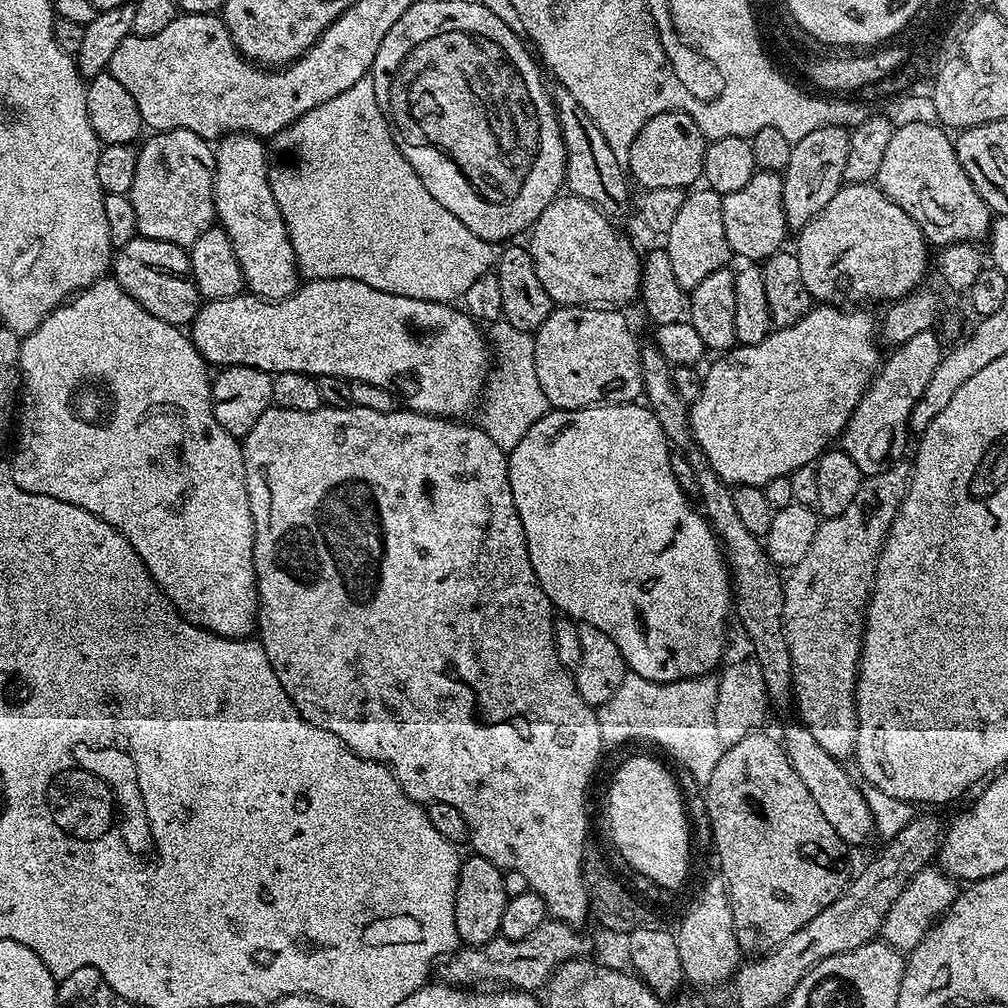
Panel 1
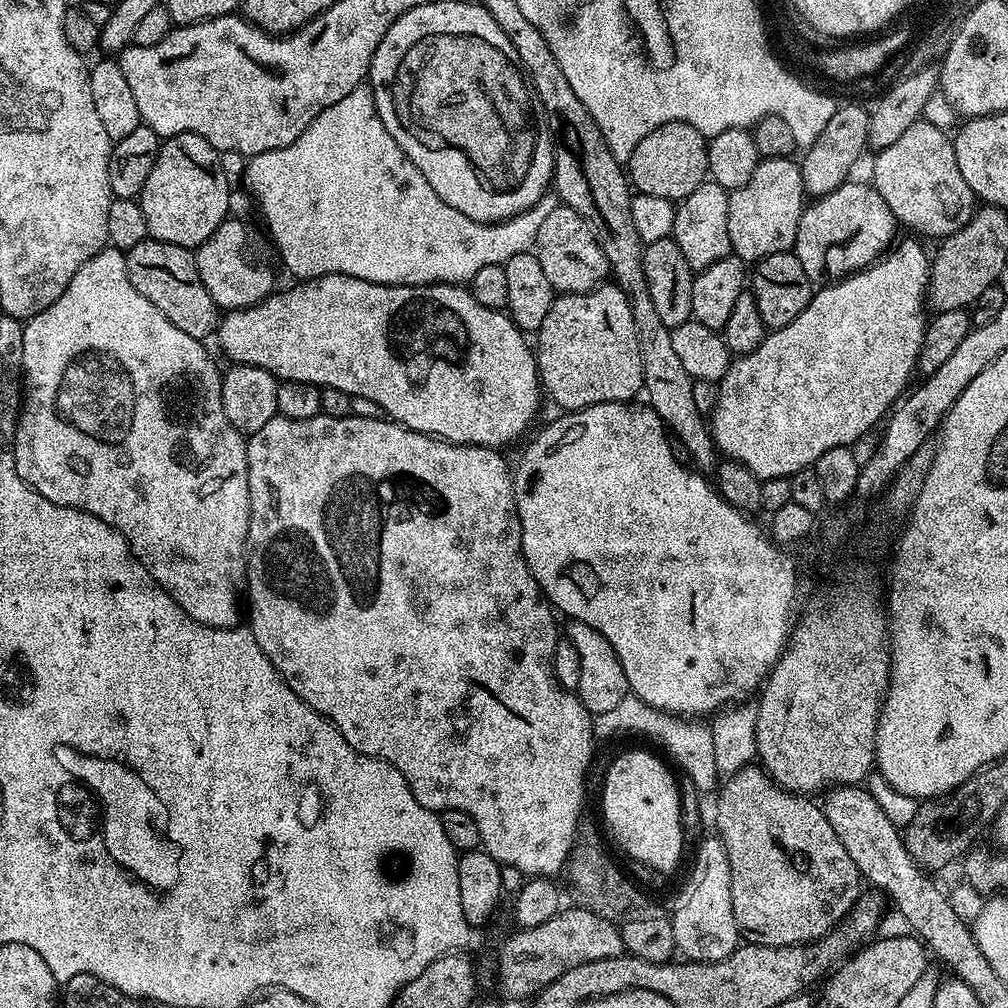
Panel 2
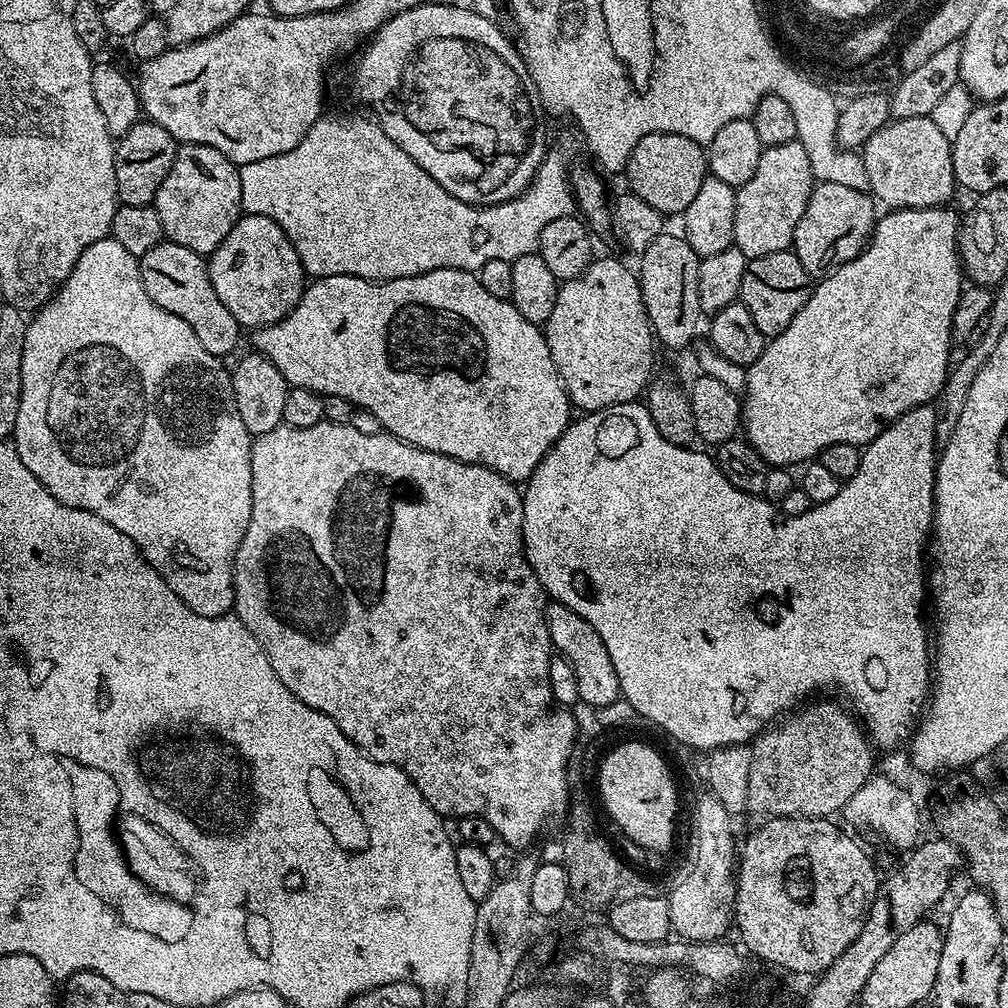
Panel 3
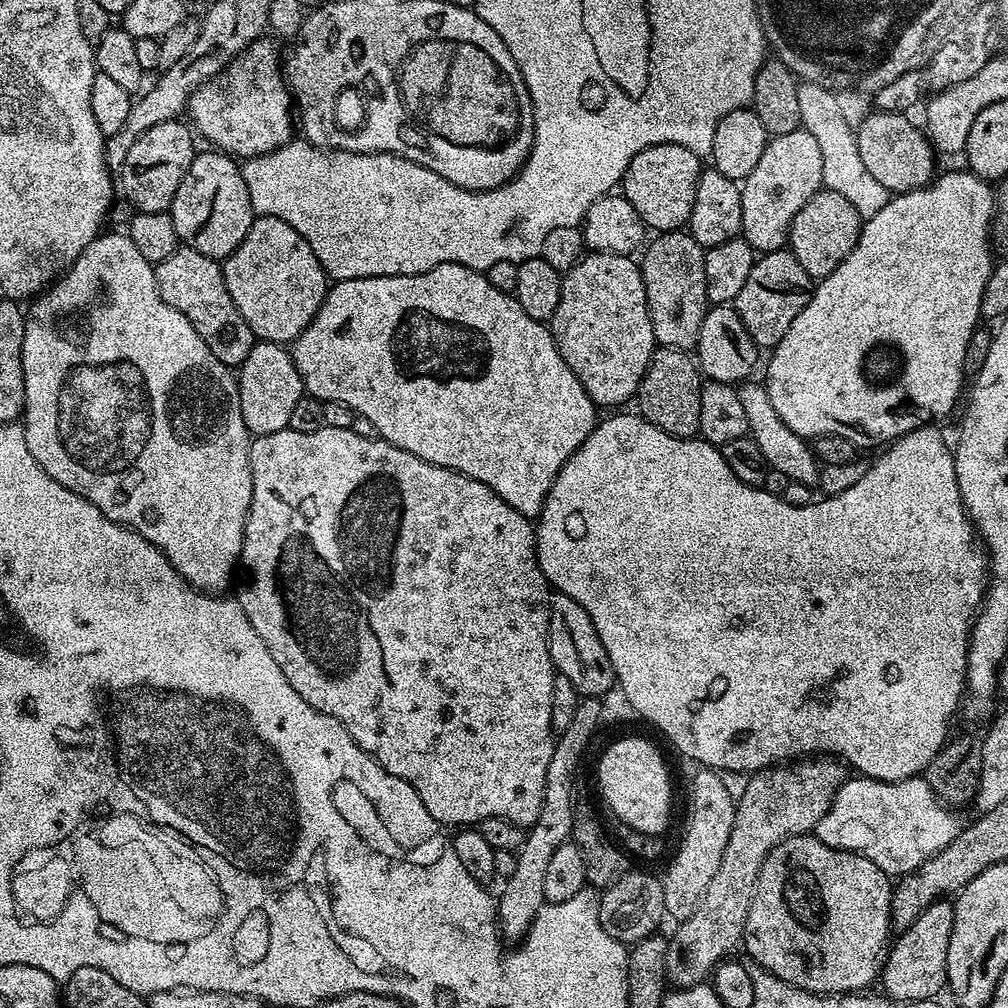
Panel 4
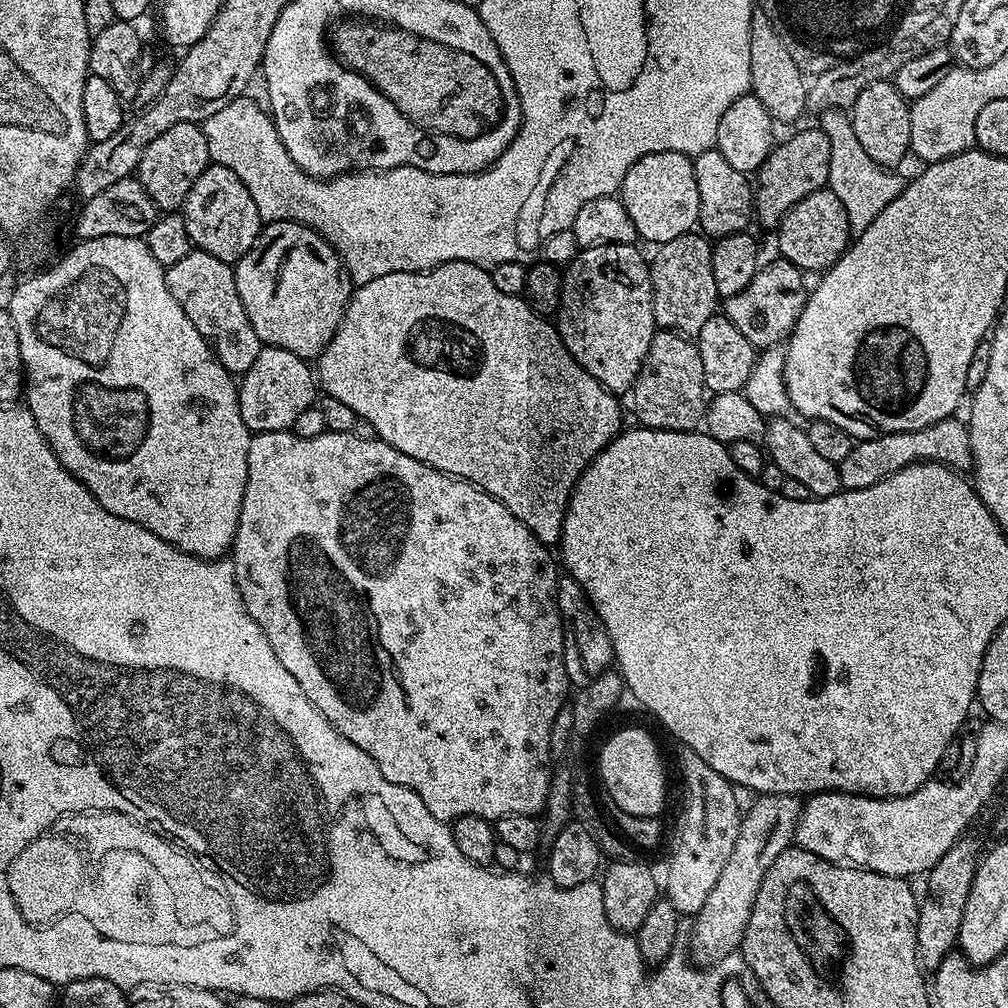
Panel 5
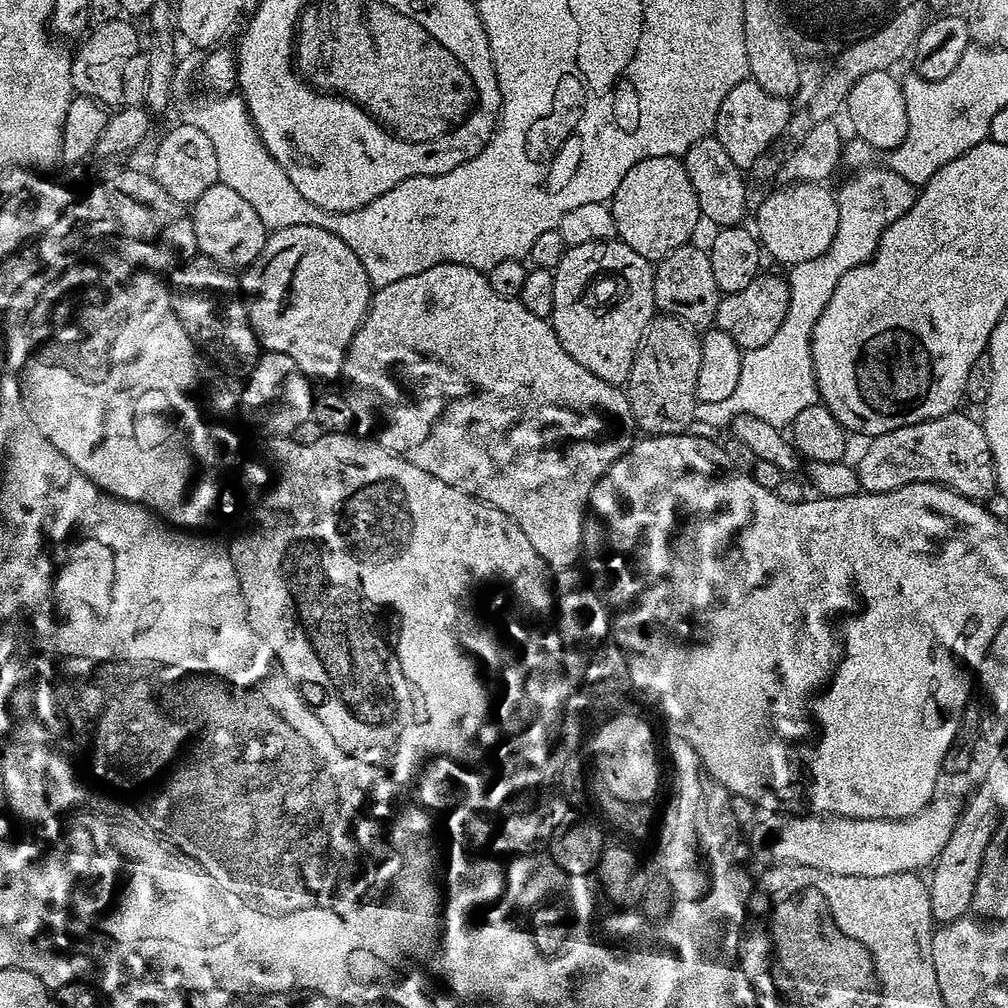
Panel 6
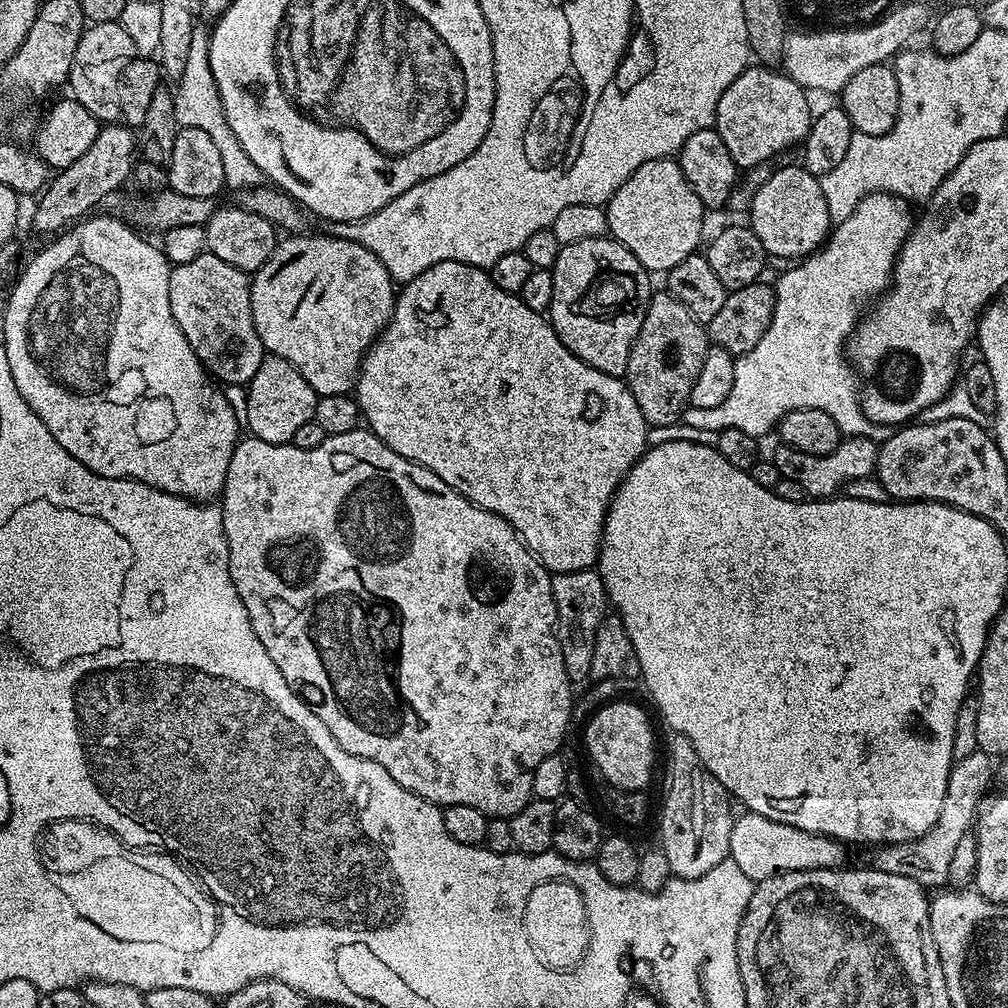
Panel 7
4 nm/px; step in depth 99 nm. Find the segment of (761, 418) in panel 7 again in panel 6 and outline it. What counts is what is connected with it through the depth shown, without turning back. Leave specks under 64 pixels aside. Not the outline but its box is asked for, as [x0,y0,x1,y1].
[695,166,918,429]

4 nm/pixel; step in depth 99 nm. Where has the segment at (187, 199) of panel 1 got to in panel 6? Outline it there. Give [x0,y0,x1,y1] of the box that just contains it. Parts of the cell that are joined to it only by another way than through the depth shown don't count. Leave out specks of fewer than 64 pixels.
[190,183,269,270]

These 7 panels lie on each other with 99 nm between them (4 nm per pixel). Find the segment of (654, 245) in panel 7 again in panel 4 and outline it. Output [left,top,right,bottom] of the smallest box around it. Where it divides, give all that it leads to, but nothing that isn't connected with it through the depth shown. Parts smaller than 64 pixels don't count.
[622,146,701,233]

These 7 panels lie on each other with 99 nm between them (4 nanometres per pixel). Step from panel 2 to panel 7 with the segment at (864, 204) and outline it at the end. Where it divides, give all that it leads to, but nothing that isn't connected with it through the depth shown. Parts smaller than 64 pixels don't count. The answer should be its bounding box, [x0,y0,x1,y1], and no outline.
[750,162,833,262]

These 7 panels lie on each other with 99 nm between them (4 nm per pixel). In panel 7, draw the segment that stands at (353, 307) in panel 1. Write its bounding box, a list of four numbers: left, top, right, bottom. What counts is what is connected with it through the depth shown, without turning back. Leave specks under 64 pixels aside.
[354,262,650,574]

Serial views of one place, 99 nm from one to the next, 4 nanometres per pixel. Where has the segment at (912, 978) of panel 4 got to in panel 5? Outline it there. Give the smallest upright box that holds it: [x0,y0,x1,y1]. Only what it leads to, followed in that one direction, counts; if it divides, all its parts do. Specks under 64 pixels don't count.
[916,834,982,970]

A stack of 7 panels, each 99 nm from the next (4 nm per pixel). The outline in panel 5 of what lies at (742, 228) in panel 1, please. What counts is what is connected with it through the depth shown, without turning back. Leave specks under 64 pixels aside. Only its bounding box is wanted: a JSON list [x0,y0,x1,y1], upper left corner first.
[754,126,830,229]

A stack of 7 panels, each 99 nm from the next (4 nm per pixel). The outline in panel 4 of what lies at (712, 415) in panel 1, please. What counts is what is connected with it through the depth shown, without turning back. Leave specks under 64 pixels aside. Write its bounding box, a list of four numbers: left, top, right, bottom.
[766,170,997,446]

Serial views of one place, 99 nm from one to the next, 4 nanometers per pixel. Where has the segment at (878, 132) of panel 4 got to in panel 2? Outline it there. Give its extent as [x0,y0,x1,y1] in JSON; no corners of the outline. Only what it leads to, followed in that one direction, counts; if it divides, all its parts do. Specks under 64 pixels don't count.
[870,118,978,238]

